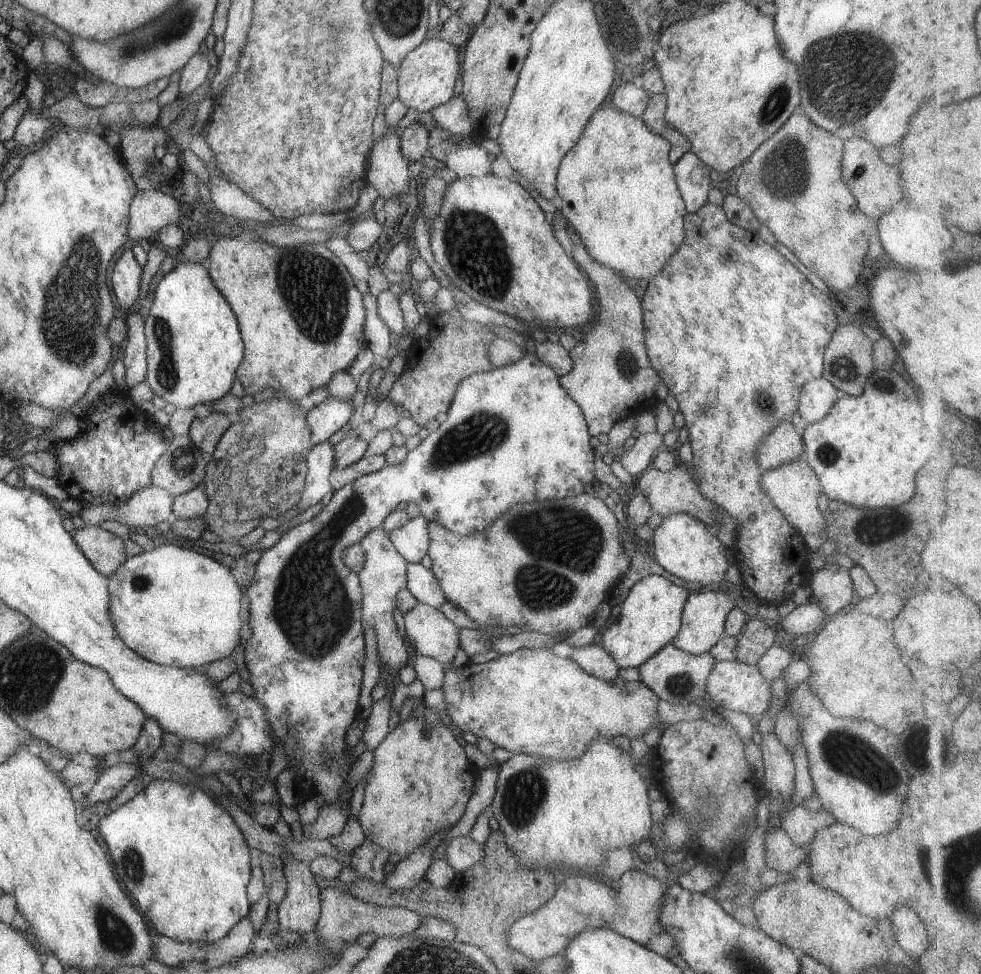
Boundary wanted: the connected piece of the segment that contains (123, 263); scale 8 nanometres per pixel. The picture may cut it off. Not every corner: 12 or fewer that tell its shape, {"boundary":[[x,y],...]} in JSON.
{"boundary":[[130,249],[114,267],[112,290],[127,312],[139,302],[142,271]]}

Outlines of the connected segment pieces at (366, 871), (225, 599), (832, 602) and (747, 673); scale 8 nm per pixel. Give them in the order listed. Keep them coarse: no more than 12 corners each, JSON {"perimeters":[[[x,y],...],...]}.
{"perimeters":[[[366,841],[350,855],[358,878],[384,882],[386,849]],[[164,542],[107,576],[131,651],[199,670],[230,657],[240,586]],[[846,568],[812,572],[810,591],[827,619],[853,606]],[[720,661],[707,680],[707,700],[759,716],[772,681],[758,665]]]}

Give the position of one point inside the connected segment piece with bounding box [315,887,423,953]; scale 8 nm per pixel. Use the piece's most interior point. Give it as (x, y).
(343, 918)

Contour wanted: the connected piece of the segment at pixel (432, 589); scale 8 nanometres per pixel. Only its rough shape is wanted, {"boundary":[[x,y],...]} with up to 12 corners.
{"boundary":[[407,563],[406,587],[418,603],[447,600],[436,575]]}

